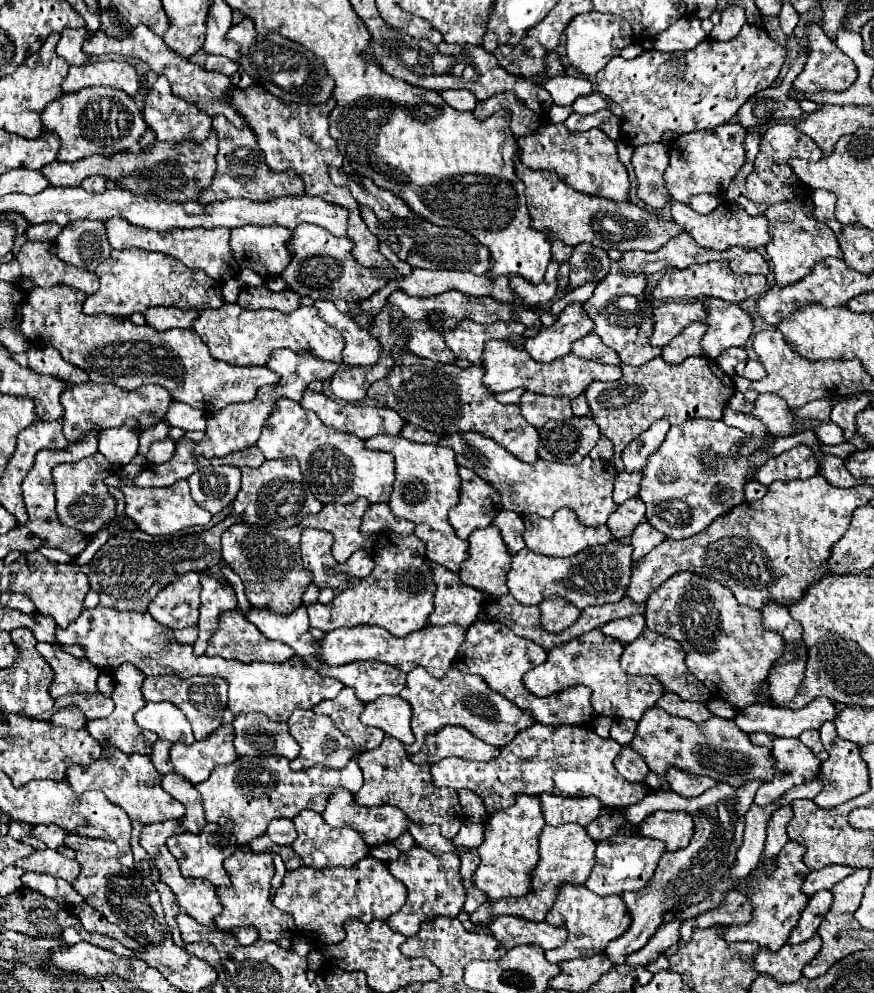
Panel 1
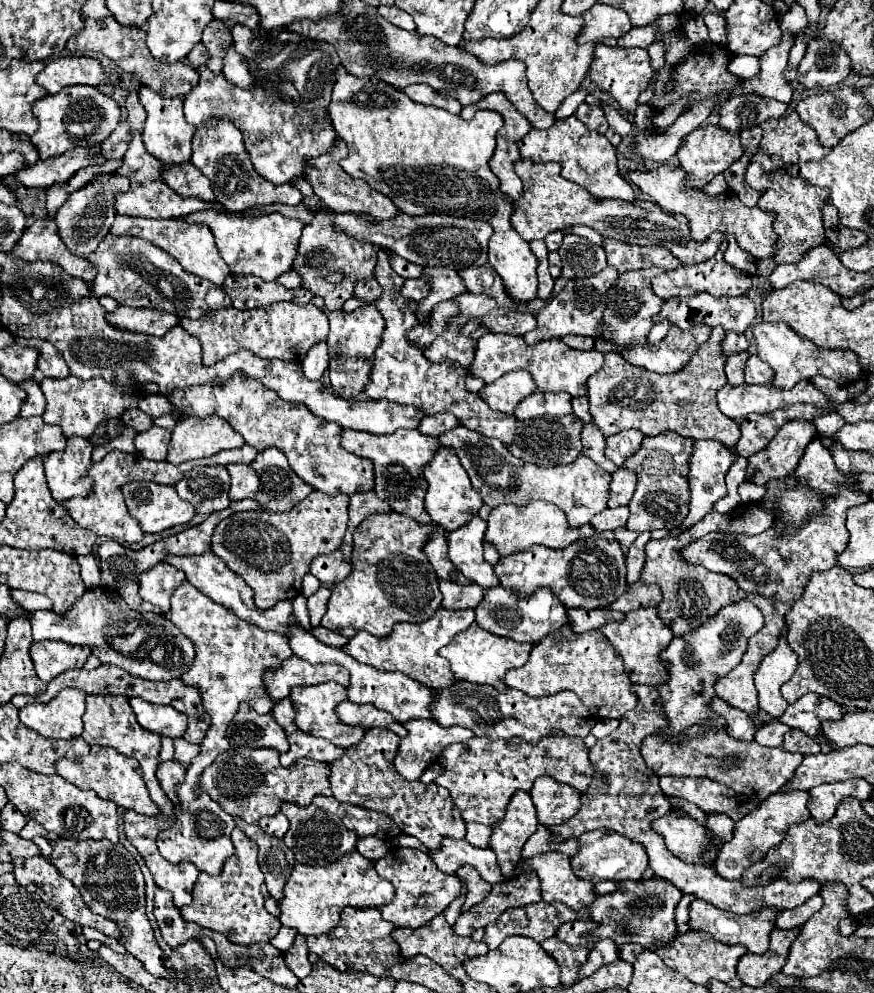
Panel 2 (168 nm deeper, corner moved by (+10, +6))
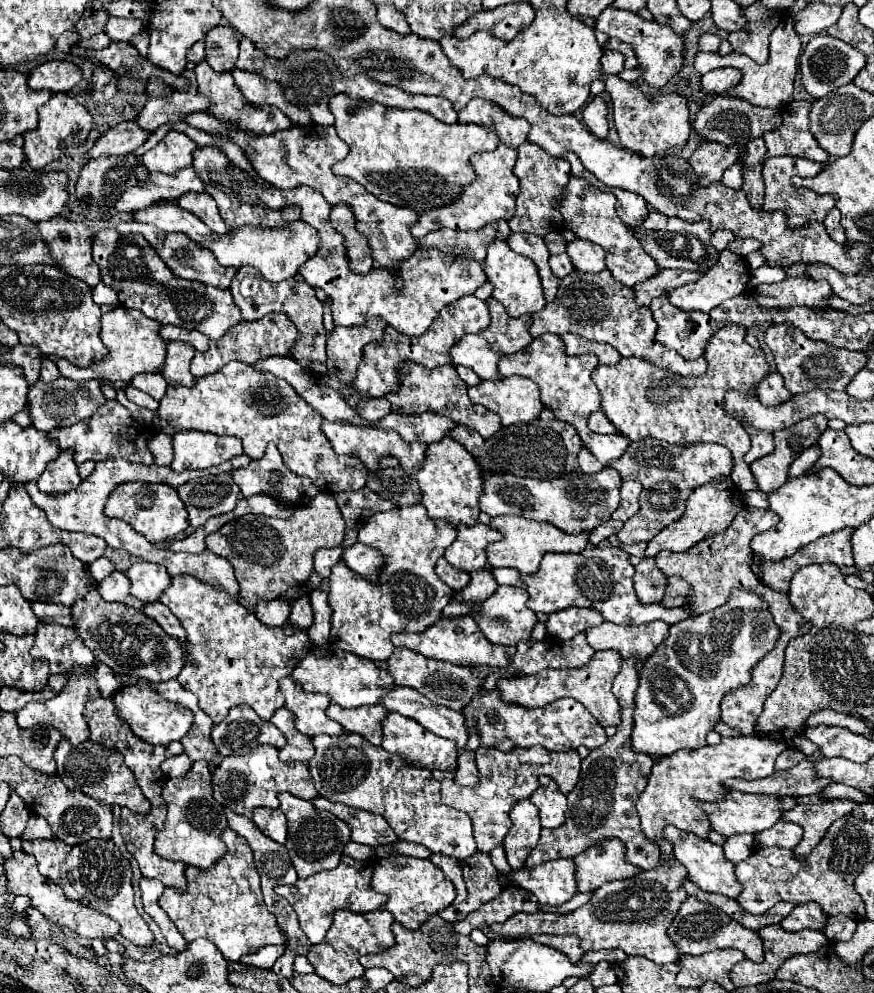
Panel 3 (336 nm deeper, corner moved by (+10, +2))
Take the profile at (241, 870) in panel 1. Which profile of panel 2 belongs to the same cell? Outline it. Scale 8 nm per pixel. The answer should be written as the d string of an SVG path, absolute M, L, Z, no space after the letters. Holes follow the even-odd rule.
M233 829L231 839L235 843L235 855L229 857L223 865L223 871L217 877L200 872L193 887L193 903L181 907L183 921L193 921L201 927L223 933L235 945L253 945L261 941L271 941L281 921L265 911L265 883L263 873L257 865L257 845L241 829Z

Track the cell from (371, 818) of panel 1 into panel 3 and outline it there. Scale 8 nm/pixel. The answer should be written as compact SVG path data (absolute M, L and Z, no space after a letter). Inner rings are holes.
M317 797L313 805L315 809L325 809L335 817L339 817L341 821L345 821L351 829L351 841L355 843L379 847L379 845L391 845L397 841L397 835L393 833L393 829L389 829L389 823L377 813L351 809L349 805L343 805L343 803L331 803L325 797Z

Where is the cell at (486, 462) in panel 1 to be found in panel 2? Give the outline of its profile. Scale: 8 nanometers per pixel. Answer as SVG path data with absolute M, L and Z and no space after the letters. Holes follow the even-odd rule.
M457 427L453 429L453 433L447 431L439 437L439 441L441 445L455 449L461 465L467 469L473 489L481 493L483 503L487 503L489 507L497 507L503 503L523 507L523 505L529 505L531 501L541 499L563 509L567 515L569 527L581 527L589 523L593 515L601 513L607 507L611 473L603 471L585 455L579 455L577 461L571 465L543 469L533 463L523 463L521 459L513 457L501 441L489 439L467 427Z

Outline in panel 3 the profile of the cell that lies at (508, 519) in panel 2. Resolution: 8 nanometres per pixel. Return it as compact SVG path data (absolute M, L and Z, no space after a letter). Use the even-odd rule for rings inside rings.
M501 515L493 517L489 523L493 529L503 533L503 539L497 543L487 545L487 563L491 567L513 567L519 569L521 573L535 573L539 567L539 561L545 553L555 551L555 553L579 553L585 549L589 541L589 533L579 533L579 535L567 535L561 529L557 529L551 523L545 521L531 521L525 517L517 515Z

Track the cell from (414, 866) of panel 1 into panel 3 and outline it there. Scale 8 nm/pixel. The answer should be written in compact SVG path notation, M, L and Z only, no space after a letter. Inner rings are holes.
M397 853L385 859L379 859L375 863L371 885L375 891L385 893L389 897L389 901L385 903L385 909L393 913L395 921L401 923L405 929L419 929L427 917L449 907L451 901L455 899L453 883L431 861L397 855Z

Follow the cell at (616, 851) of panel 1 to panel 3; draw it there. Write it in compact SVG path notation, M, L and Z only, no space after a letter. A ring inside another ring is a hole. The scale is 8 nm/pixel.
M619 839L601 841L579 853L575 859L575 877L579 891L595 891L601 885L617 879L631 879L641 869L627 863L625 845Z

